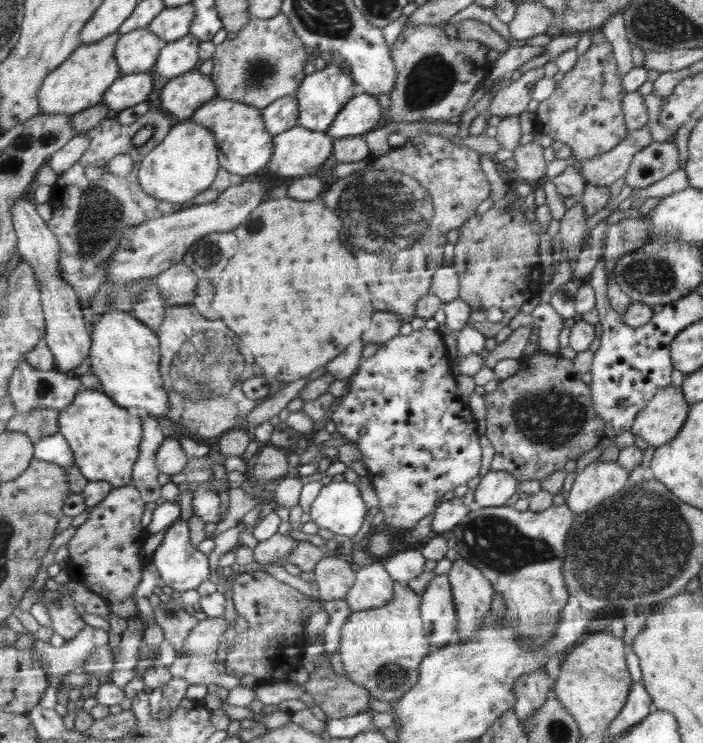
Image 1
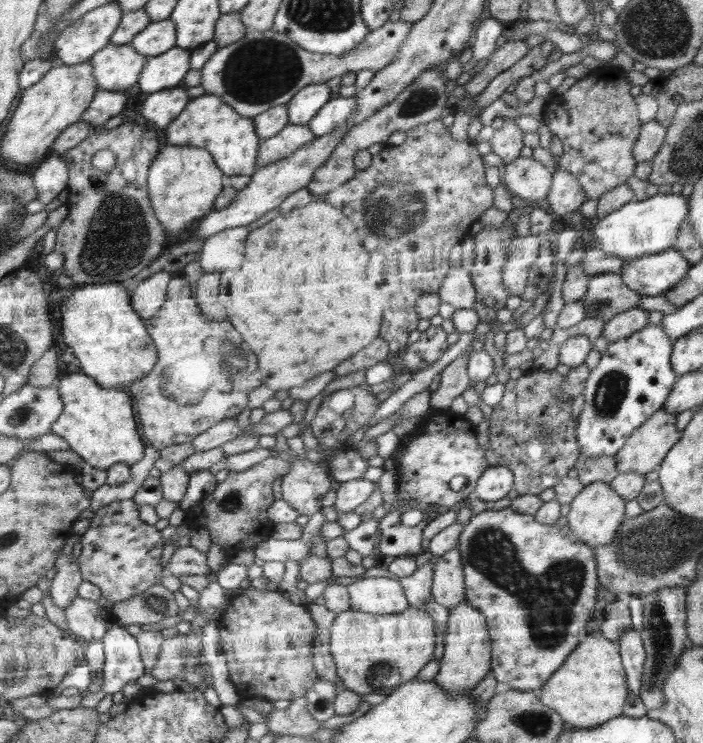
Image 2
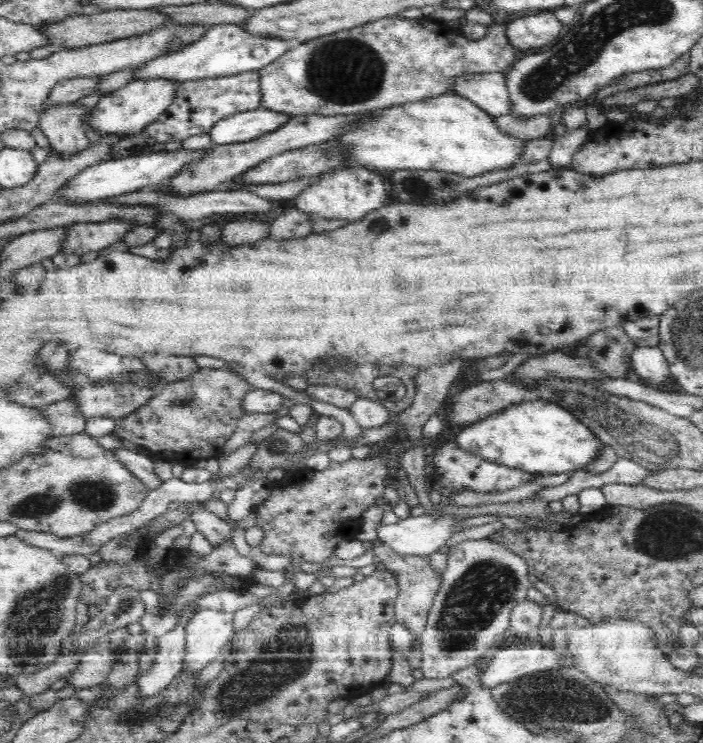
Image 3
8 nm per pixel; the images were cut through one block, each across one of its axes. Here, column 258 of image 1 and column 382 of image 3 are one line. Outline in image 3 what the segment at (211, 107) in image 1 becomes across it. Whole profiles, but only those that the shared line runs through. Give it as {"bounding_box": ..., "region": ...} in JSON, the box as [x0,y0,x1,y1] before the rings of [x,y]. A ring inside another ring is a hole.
{"bounding_box":[340,92,526,177],"region":[[[454,92],[444,93],[440,96],[430,97],[428,99],[410,101],[409,103],[404,103],[401,105],[394,105],[388,108],[380,108],[369,113],[364,113],[363,116],[358,117],[346,130],[342,132],[340,136],[340,144],[344,146],[350,146],[352,154],[354,154],[354,162],[356,166],[362,166],[361,170],[431,170],[431,171],[444,171],[452,172],[454,174],[459,174],[462,177],[471,177],[476,176],[476,174],[484,174],[484,172],[490,172],[490,170],[500,170],[500,168],[510,168],[522,160],[522,152],[524,152],[524,144],[526,141],[524,139],[518,139],[512,135],[508,135],[500,131],[500,128],[497,128],[496,122],[492,115],[484,112],[476,104],[471,103],[470,100],[462,98],[462,96],[455,94]]]}

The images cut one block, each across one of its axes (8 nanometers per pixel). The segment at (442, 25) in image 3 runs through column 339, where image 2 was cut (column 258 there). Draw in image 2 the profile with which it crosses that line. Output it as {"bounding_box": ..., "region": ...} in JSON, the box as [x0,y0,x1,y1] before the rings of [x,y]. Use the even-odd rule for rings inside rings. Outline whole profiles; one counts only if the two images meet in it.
{"bounding_box":[200,20,412,119],"region":[[[402,20],[386,21],[382,26],[370,30],[367,38],[359,44],[355,50],[348,51],[348,54],[330,55],[324,53],[308,52],[295,41],[285,39],[276,31],[268,30],[247,31],[243,39],[237,40],[228,46],[218,48],[210,59],[201,68],[200,86],[208,94],[221,97],[228,105],[231,105],[240,116],[253,119],[263,112],[270,111],[271,108],[286,105],[299,91],[311,84],[326,83],[328,80],[336,80],[336,76],[344,76],[347,72],[358,72],[359,70],[379,71],[388,66],[392,59],[399,54],[400,46],[407,42],[408,34],[411,34],[412,23],[402,22]]]}

